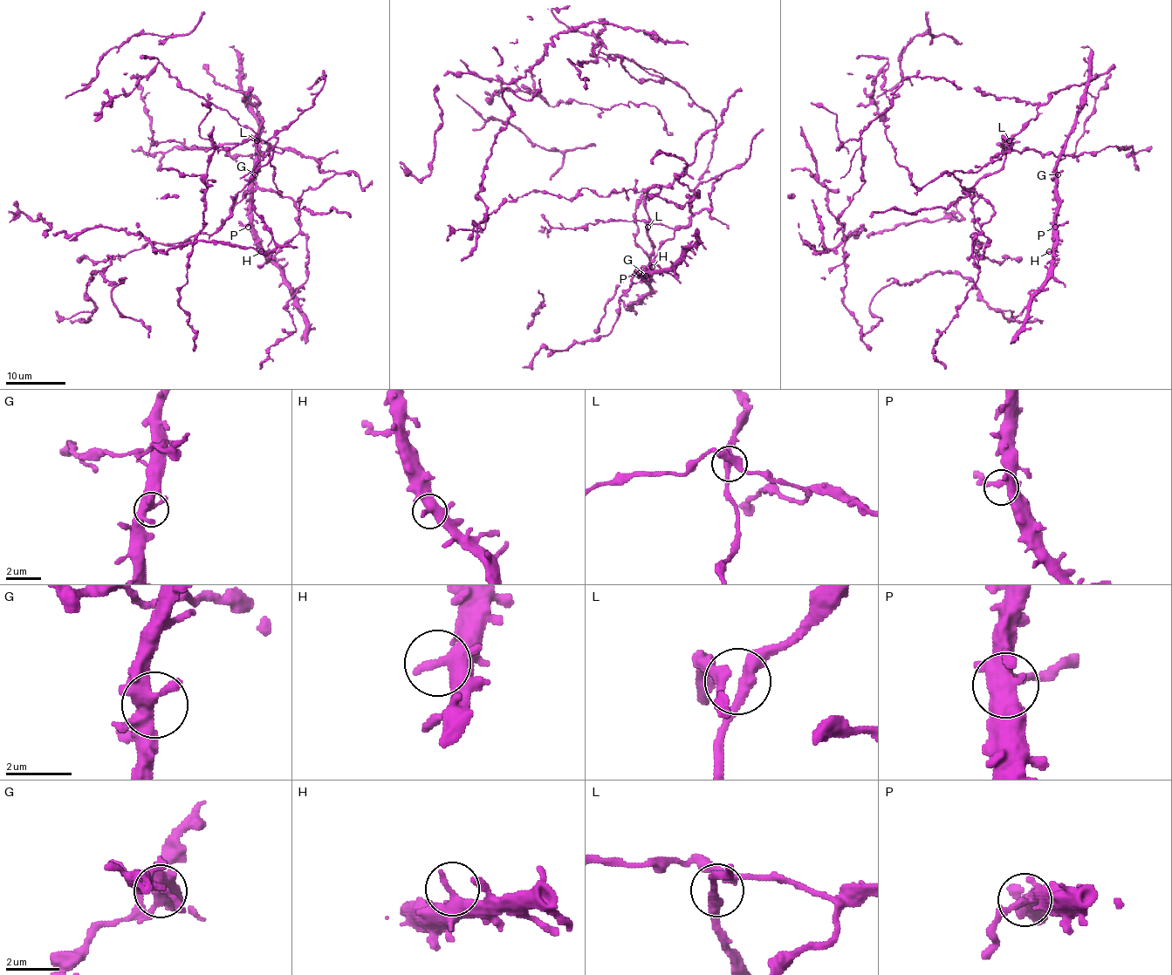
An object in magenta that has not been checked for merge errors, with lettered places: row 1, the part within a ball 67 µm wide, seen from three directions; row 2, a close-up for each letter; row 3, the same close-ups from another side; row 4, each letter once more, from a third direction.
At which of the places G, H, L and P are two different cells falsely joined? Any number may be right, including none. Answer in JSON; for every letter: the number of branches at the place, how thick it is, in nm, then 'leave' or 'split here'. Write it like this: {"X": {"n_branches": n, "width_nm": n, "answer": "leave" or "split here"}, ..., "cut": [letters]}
{"G": {"n_branches": 4, "width_nm": 400, "answer": "leave"}, "H": {"n_branches": 3, "width_nm": 320, "answer": "leave"}, "L": {"n_branches": 4, "width_nm": 320, "answer": "leave"}, "P": {"n_branches": 5, "width_nm": 320, "answer": "leave"}, "cut": []}

